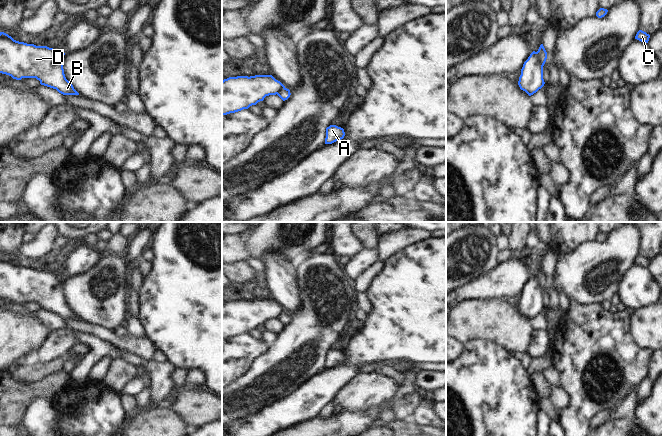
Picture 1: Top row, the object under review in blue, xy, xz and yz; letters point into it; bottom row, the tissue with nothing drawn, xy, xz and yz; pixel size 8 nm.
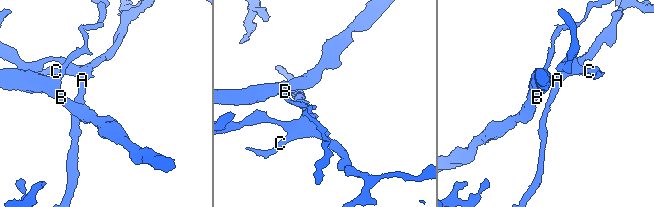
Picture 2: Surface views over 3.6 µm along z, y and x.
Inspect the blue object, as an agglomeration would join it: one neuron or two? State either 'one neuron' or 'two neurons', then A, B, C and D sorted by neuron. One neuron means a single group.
two neurons; groups A C / B D

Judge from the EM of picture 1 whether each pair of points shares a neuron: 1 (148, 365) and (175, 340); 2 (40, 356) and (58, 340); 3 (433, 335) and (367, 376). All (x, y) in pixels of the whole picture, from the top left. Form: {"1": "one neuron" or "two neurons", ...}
{"1": "two neurons", "2": "one neuron", "3": "two neurons"}

